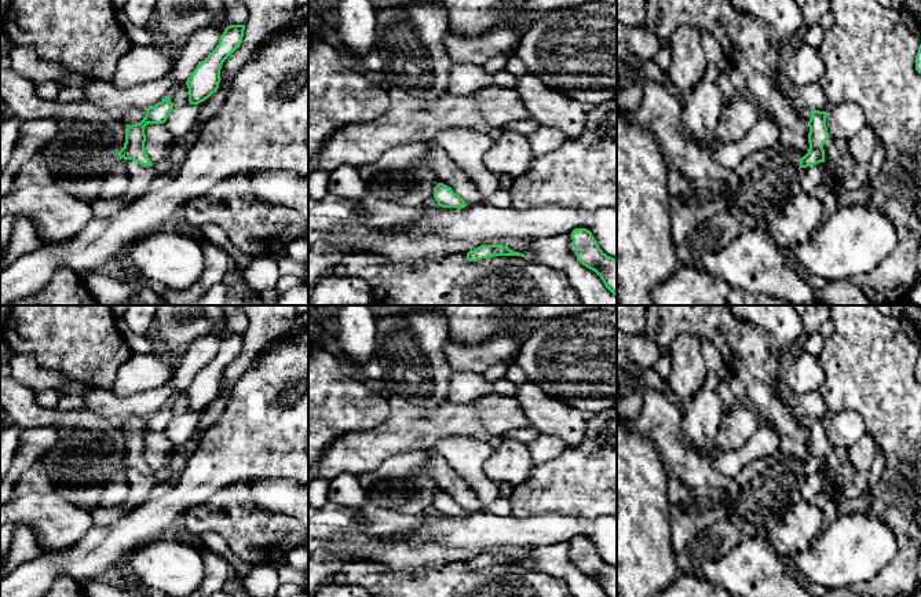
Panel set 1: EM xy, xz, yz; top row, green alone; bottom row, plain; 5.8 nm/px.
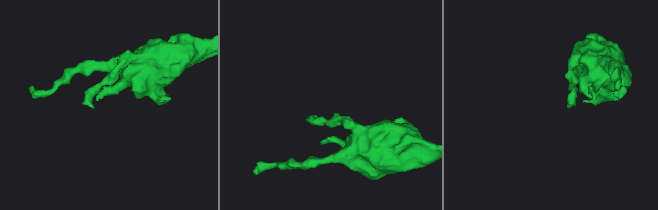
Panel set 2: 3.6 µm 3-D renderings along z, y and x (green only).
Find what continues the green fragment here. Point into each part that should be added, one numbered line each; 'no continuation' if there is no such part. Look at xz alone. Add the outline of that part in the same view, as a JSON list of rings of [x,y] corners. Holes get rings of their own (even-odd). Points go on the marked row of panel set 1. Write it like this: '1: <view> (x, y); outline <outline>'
no continuation

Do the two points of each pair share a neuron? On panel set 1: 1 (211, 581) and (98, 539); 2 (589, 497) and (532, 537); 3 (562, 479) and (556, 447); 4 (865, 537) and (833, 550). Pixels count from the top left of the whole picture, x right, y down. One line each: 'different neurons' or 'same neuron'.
1: different neurons
2: different neurons
3: different neurons
4: same neuron

